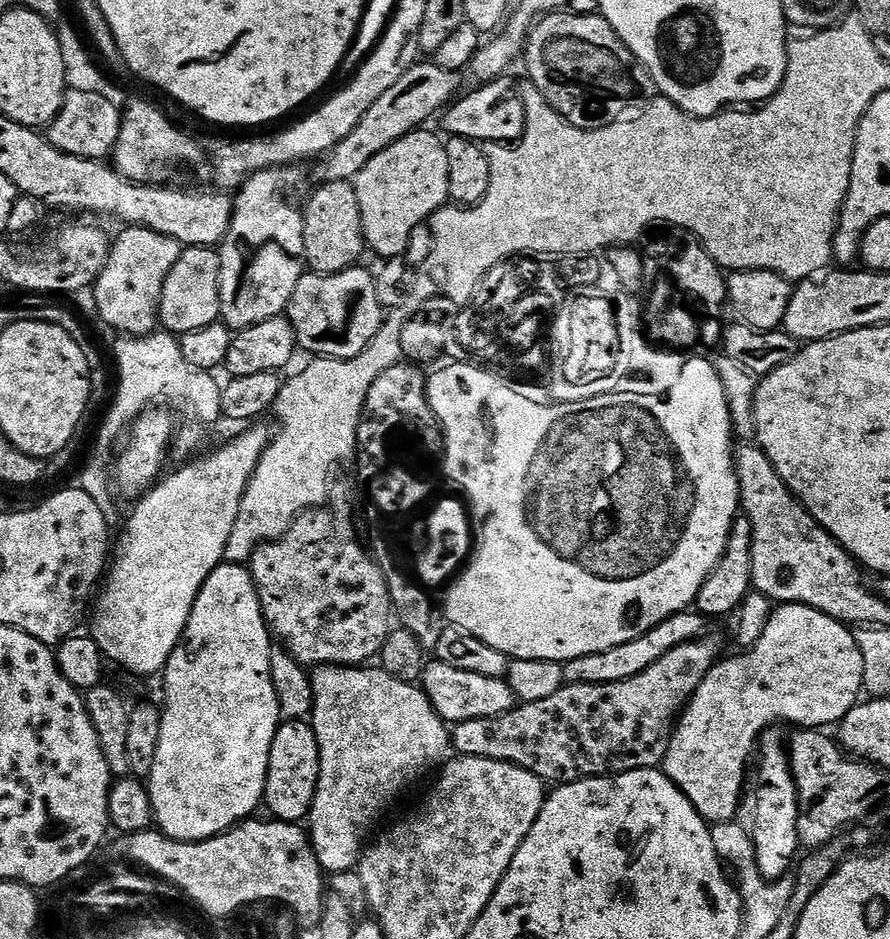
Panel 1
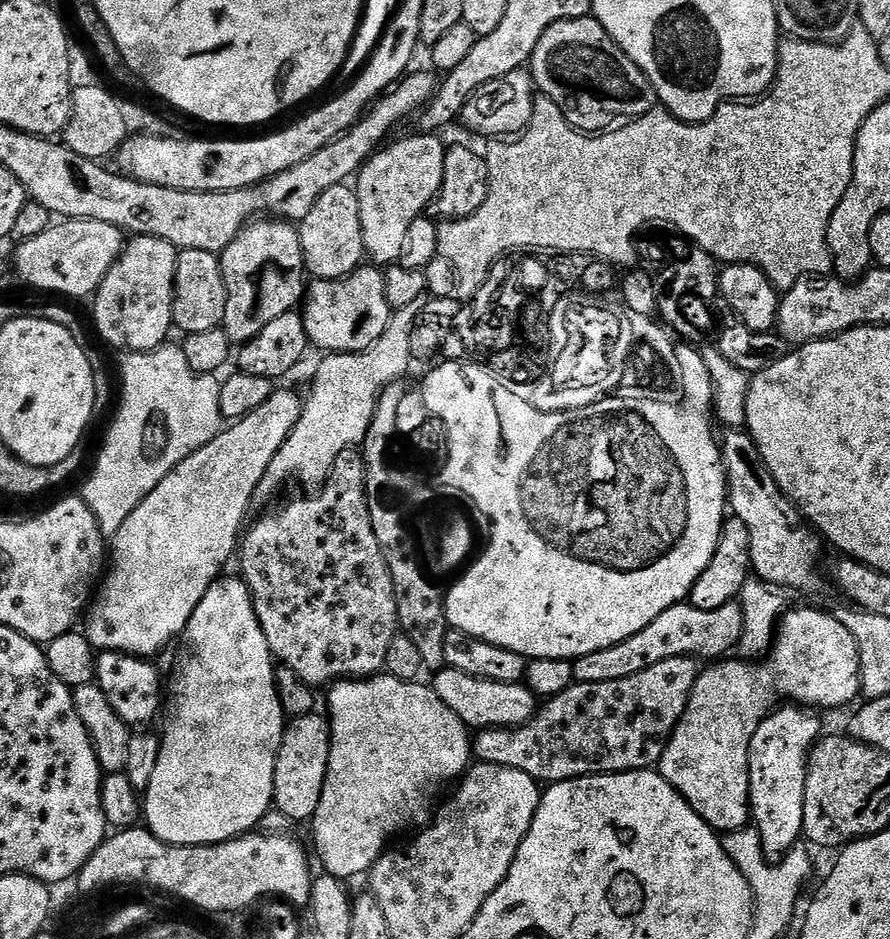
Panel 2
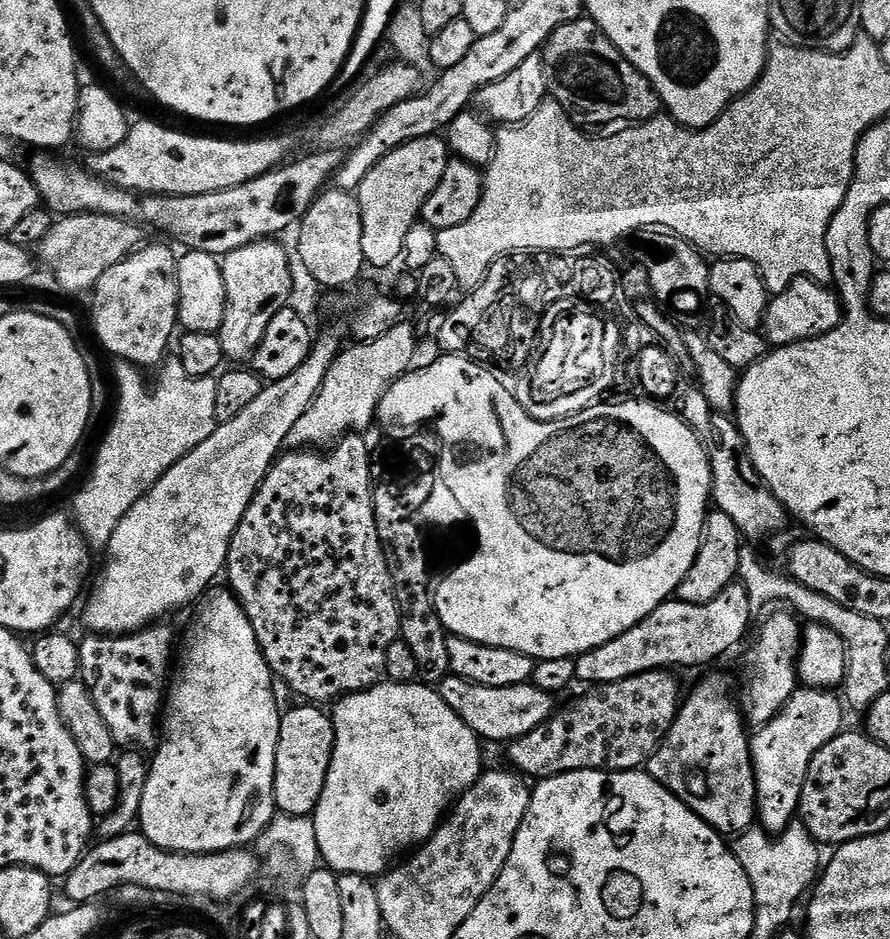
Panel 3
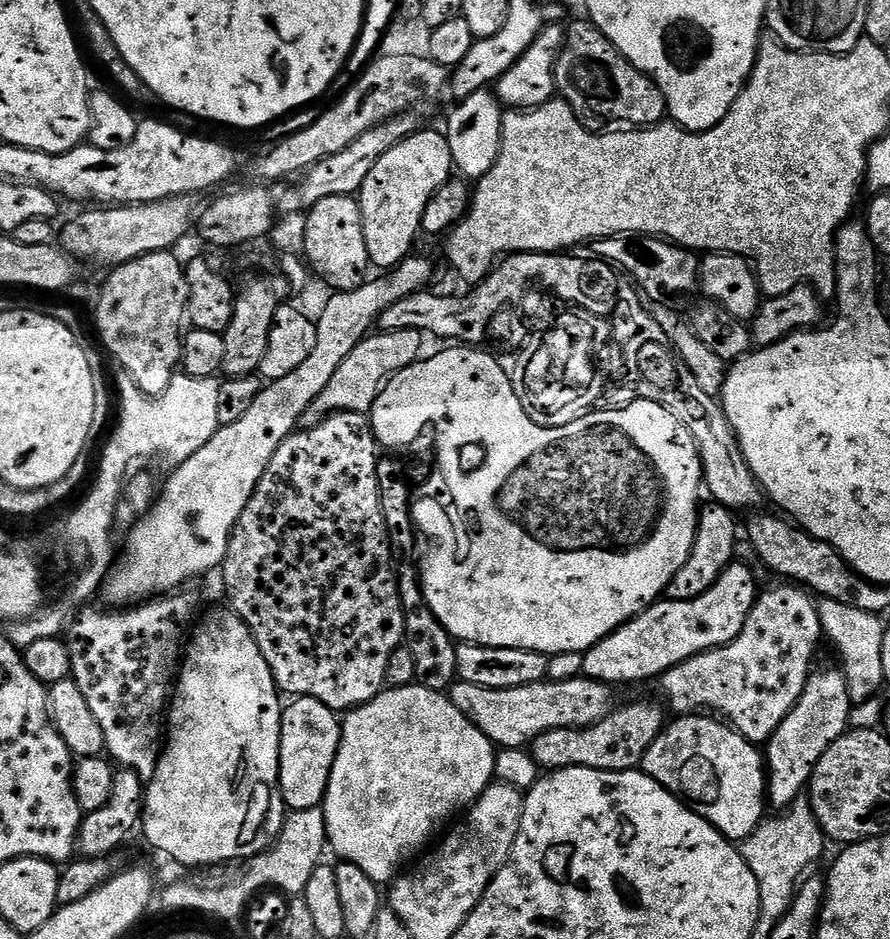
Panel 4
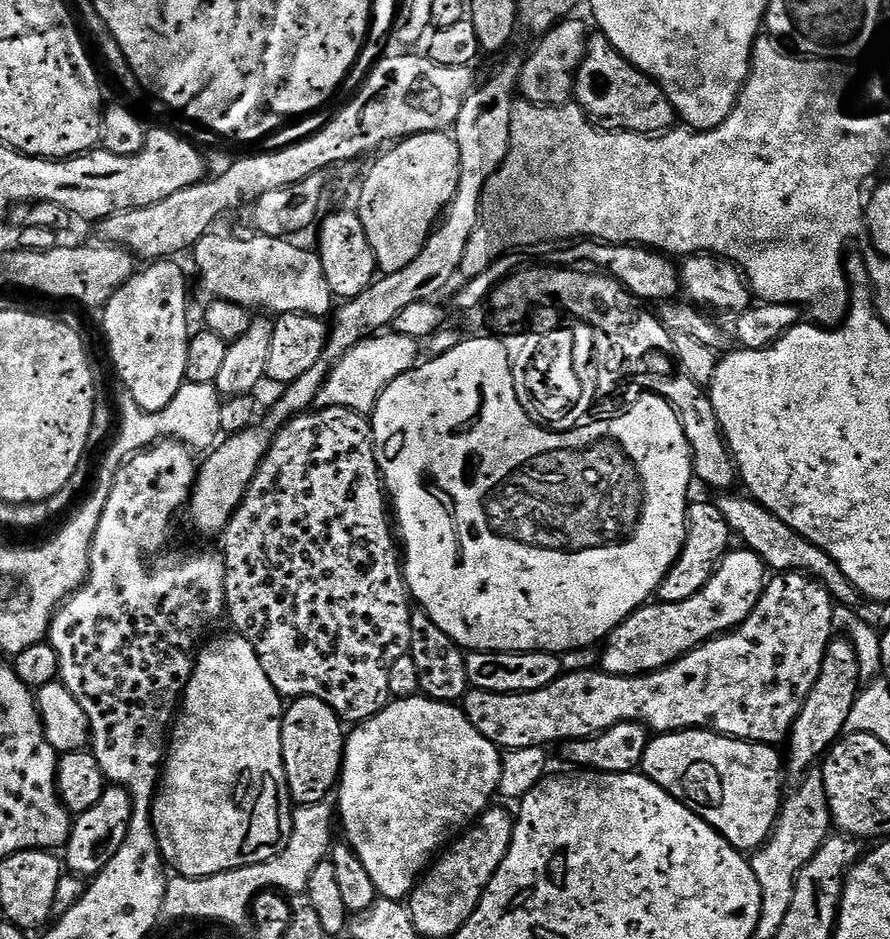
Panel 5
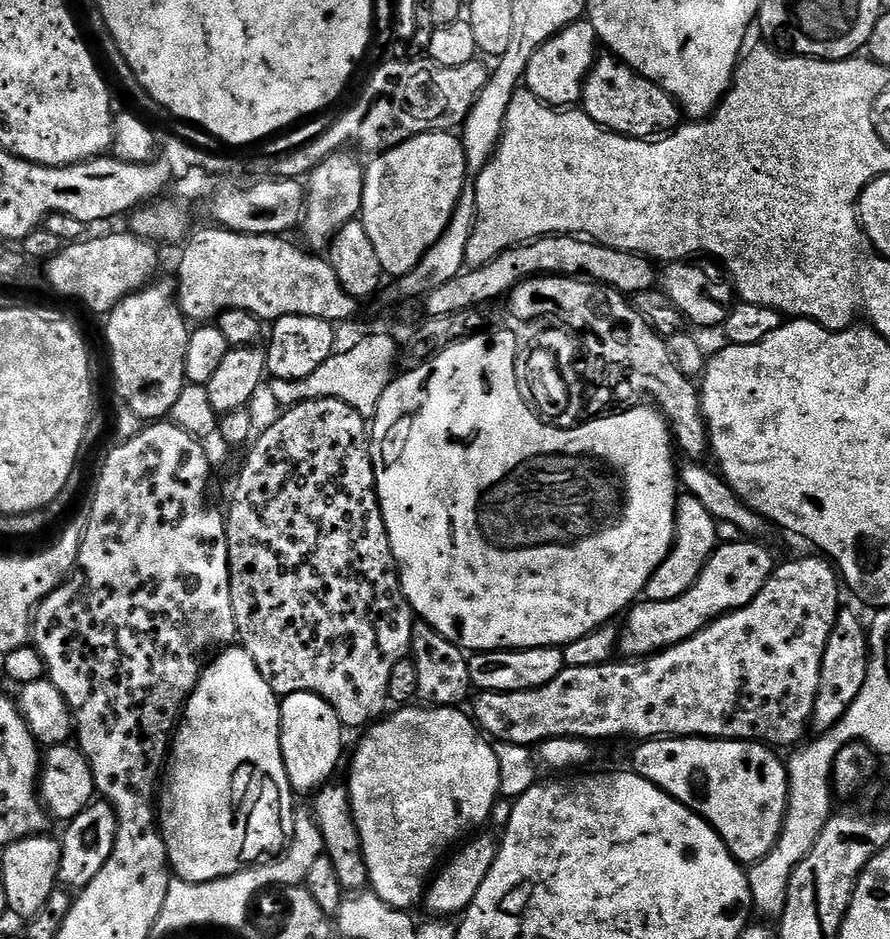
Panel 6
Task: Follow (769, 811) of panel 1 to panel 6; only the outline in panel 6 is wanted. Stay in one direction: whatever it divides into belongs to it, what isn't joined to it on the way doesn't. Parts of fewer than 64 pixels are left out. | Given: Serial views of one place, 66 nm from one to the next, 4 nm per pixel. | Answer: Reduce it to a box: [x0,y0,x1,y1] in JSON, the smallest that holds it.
[812,610,870,734]

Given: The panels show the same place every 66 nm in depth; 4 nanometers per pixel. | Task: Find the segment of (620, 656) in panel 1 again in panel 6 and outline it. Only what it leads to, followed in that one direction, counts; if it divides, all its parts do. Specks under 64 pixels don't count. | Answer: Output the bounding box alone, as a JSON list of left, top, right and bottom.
[619,538,774,658]

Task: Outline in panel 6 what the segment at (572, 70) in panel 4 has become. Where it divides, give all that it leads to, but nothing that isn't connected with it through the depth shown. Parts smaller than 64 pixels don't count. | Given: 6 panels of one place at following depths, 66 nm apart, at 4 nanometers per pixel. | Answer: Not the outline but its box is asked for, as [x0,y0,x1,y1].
[582,54,682,140]

